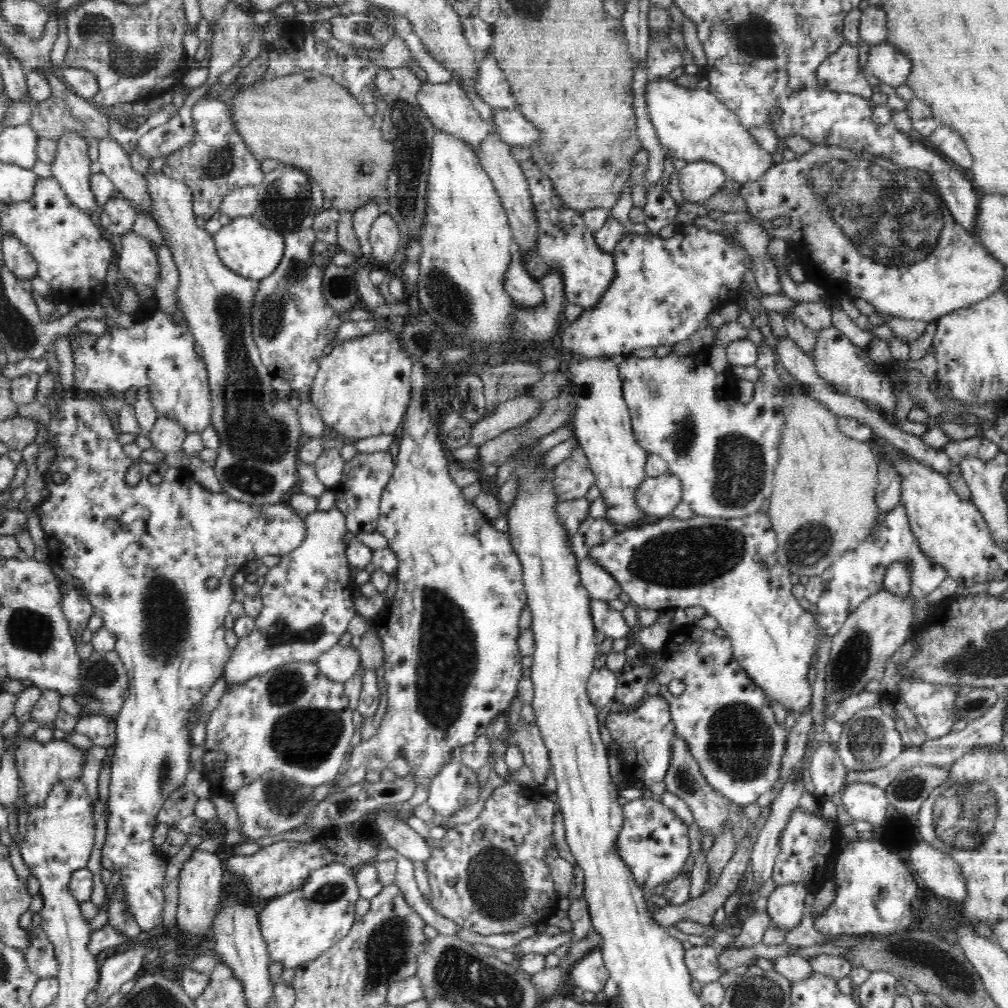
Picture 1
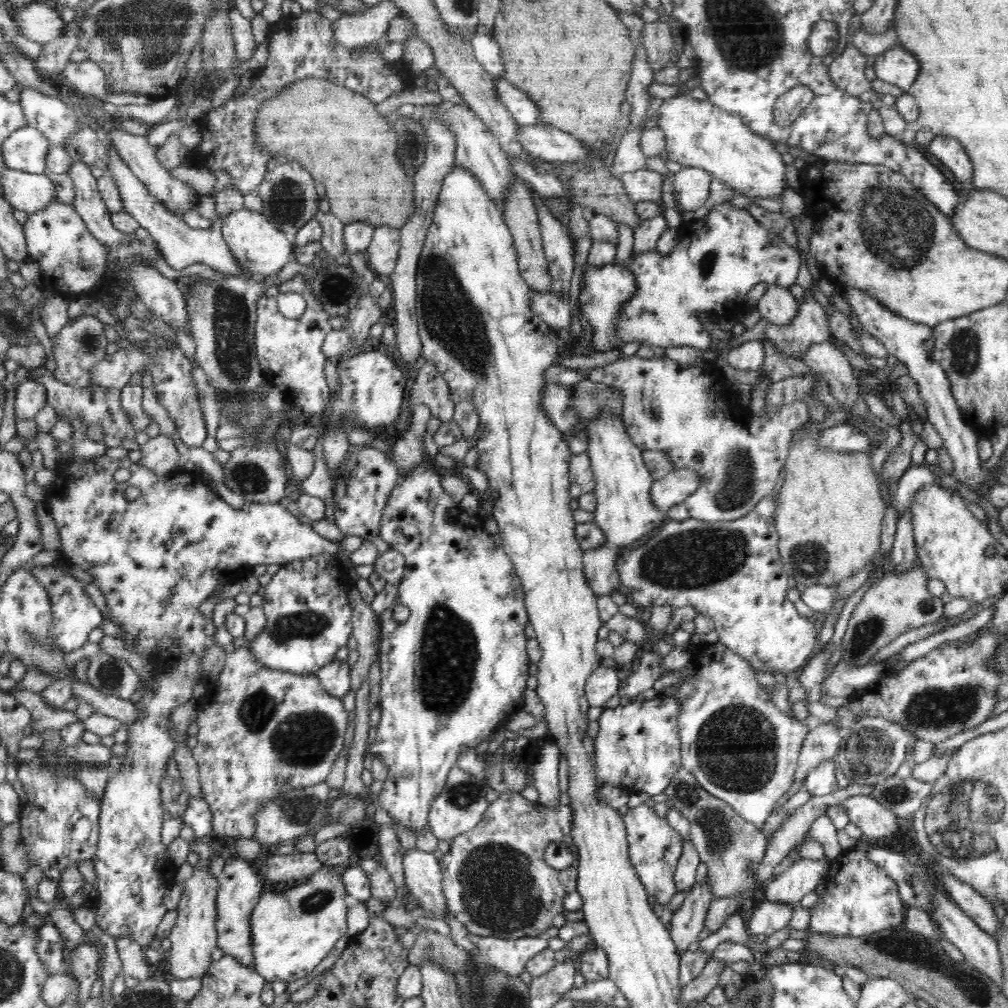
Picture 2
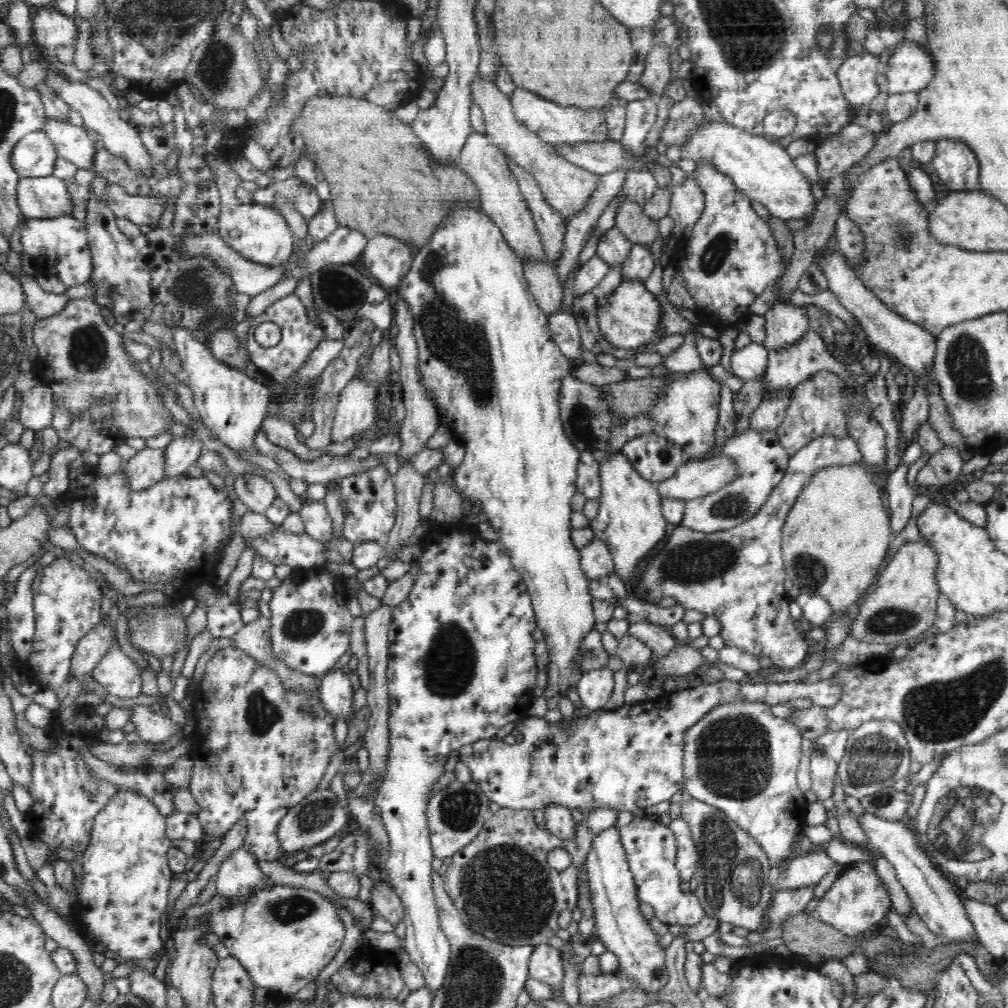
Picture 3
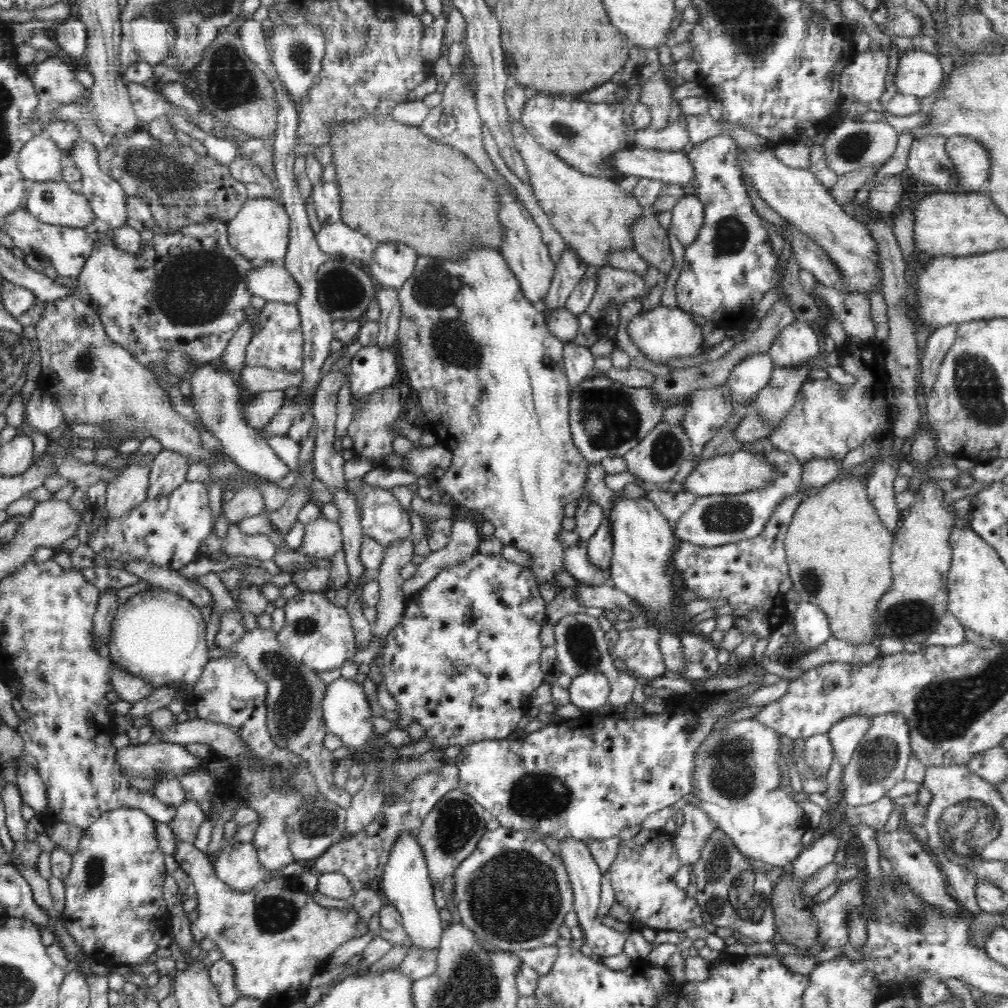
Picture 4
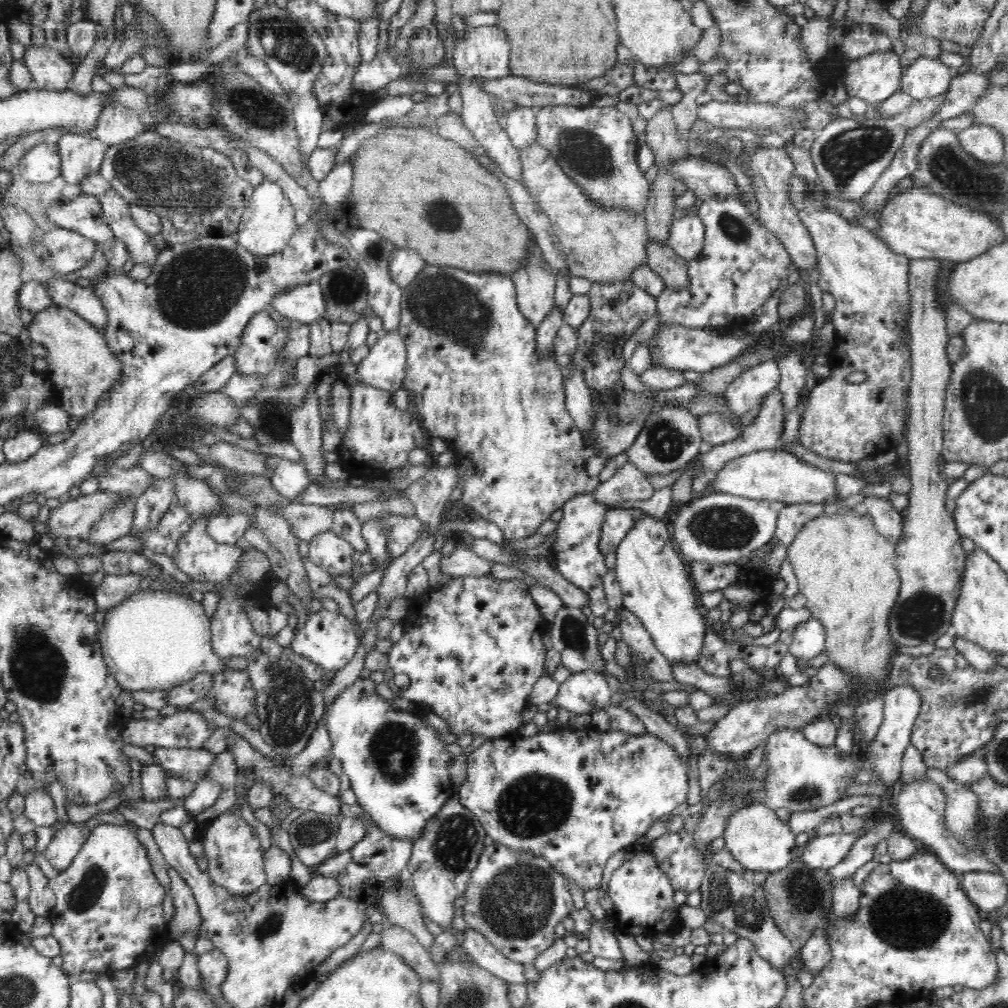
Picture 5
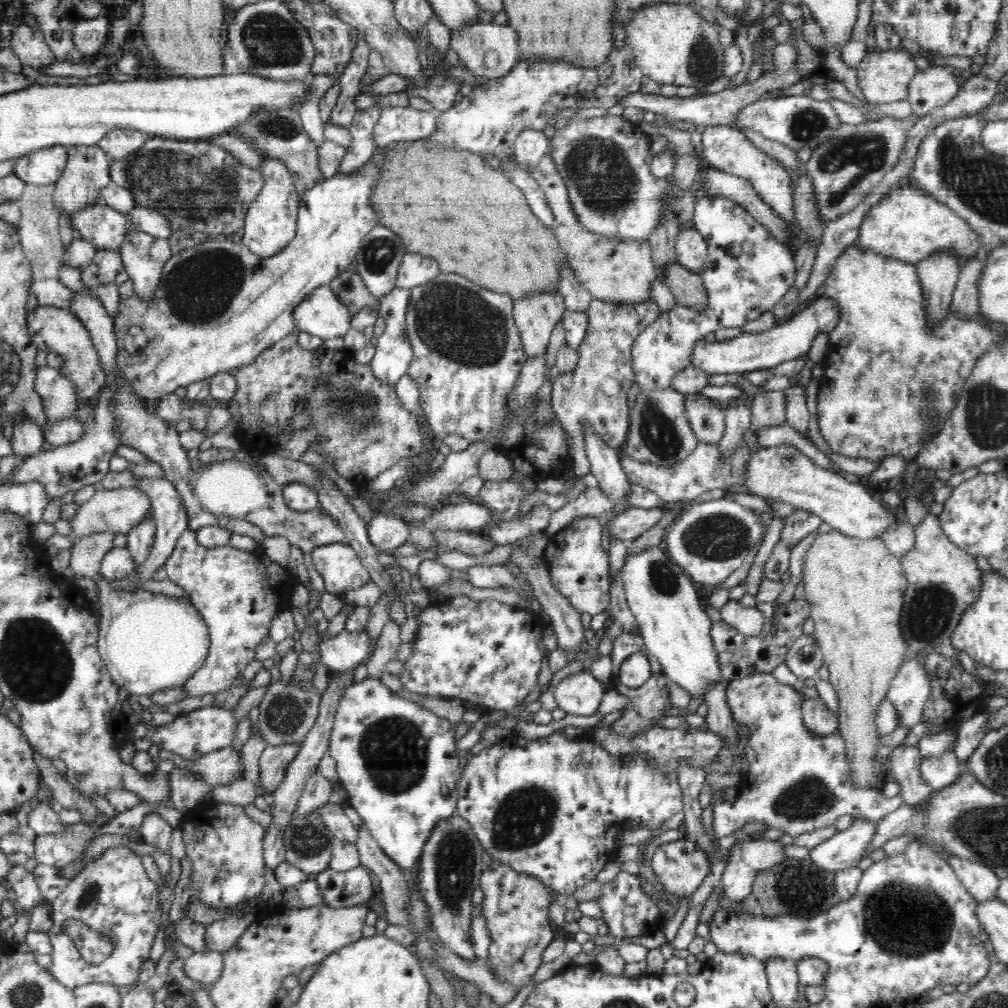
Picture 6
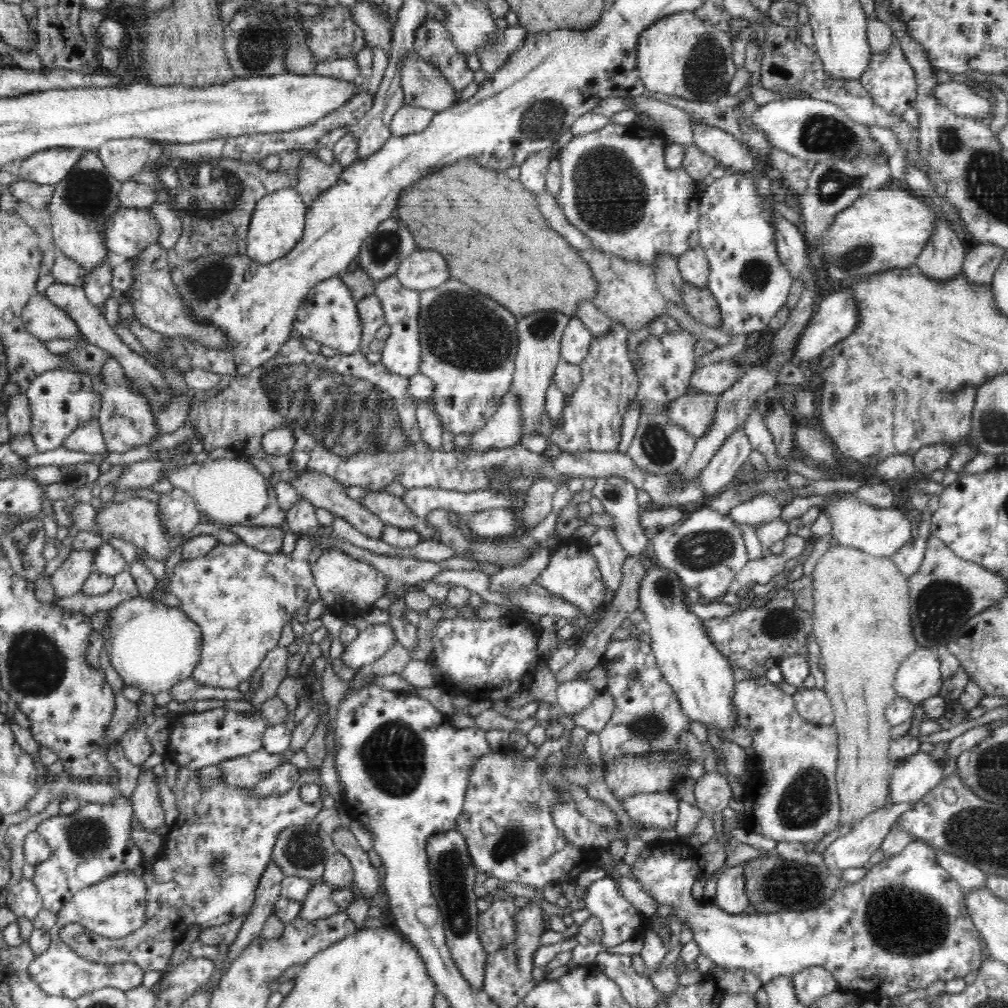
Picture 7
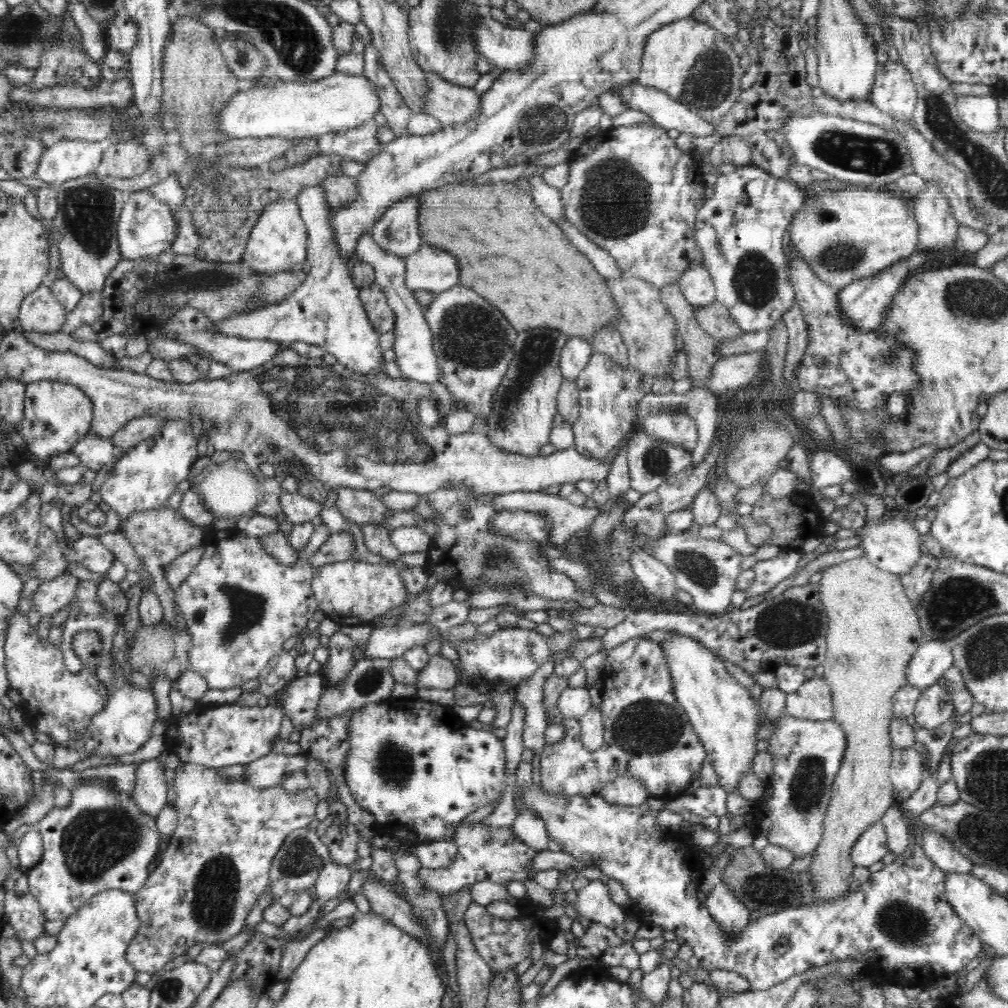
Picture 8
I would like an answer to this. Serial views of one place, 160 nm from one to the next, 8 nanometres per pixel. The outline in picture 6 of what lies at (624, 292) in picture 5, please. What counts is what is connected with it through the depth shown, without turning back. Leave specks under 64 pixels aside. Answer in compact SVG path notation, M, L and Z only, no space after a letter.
M592 298L587 312L588 330L584 342L579 346L576 368L568 374L558 375L551 392L555 420L570 439L569 452L574 476L584 477L591 469L584 441L584 424L589 424L591 430L612 448L618 449L626 440L630 422L626 397L635 382L631 350L637 336L656 322L661 311L652 299L636 304L616 304Z

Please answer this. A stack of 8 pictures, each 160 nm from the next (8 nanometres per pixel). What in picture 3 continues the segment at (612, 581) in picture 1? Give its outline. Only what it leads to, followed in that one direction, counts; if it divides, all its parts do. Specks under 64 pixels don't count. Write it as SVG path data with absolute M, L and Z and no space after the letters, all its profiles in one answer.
M594 539L580 551L581 569L585 576L597 580L612 574L615 564L609 547L598 539Z

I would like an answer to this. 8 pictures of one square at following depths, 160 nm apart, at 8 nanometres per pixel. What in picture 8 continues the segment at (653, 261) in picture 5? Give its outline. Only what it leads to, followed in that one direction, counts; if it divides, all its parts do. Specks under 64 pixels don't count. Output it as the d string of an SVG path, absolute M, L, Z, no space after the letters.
M717 300L710 306L694 308L694 316L699 325L716 341L726 342L742 336L744 332L731 319L729 310L722 306Z

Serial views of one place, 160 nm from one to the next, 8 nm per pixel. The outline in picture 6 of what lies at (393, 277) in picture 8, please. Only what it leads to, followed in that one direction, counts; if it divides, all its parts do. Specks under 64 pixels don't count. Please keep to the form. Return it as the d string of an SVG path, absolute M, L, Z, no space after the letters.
M394 287L389 290L388 294L381 296L378 300L377 310L379 316L382 316L385 320L386 326L384 334L377 337L375 354L369 365L372 367L372 373L379 381L391 385L395 385L403 376L408 374L408 366L414 358L412 345L410 345L406 334L406 312L408 312L408 304L410 304L410 292L411 289Z

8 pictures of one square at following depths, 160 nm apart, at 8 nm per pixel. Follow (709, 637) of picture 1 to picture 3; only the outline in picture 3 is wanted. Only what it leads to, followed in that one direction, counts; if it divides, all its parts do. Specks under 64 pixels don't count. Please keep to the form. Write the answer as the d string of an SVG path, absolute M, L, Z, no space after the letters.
M766 702L721 703L686 730L683 751L684 792L720 809L742 830L756 839L773 864L787 860L794 852L792 842L805 828L806 805L810 799L796 784L802 752L802 733L787 719L776 717Z

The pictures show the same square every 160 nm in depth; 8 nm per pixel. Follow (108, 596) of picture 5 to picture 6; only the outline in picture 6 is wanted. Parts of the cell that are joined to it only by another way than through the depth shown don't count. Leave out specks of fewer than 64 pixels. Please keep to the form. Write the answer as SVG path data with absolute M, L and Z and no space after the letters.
M140 478L136 479L137 488L139 492L146 494L151 501L151 512L154 517L154 527L156 527L156 534L154 534L154 542L148 554L148 558L142 562L142 566L135 570L136 575L140 581L147 581L153 578L153 574L160 568L165 566L166 560L172 554L176 546L176 542L180 536L189 529L188 513L183 506L182 498L178 495L177 489L166 479L156 478Z

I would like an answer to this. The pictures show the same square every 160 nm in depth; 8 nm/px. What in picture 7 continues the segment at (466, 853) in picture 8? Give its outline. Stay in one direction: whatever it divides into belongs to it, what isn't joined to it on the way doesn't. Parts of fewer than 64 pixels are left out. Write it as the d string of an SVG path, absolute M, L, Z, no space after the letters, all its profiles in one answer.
M506 749L491 750L488 755L476 758L470 770L462 812L456 820L455 828L464 835L477 872L486 872L488 877L494 876L506 882L520 882L526 886L542 888L549 882L560 884L574 881L582 872L600 868L598 862L604 849L577 849L563 839L554 826L550 806L556 802L563 803L556 782L548 781L542 774L538 774L537 762L533 757L526 758L522 752L515 751L513 758L509 758L506 753Z

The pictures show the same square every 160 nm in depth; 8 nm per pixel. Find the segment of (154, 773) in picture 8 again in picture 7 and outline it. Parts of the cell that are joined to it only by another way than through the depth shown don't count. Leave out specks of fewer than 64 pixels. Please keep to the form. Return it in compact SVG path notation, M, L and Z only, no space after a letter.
M143 770L131 795L134 816L138 818L144 830L152 833L156 828L165 825L165 812L158 797L155 777L152 770Z

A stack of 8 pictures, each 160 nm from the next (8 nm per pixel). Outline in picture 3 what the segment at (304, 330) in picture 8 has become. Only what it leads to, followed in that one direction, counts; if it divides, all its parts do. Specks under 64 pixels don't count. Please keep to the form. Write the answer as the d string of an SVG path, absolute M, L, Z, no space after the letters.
M206 232L206 234L184 234L180 236L180 253L182 255L206 255L215 263L218 264L234 281L234 286L237 292L242 294L257 295L264 290L272 288L284 278L284 265L280 266L266 266L258 264L254 261L243 258L240 253L236 252L228 243L223 241L223 238L216 232Z

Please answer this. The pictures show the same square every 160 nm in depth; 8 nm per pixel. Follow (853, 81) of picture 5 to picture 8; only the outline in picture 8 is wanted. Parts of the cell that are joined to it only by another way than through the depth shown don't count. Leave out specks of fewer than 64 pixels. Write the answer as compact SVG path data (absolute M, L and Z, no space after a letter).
M899 61L879 66L870 100L892 120L908 123L917 104L917 88L910 71Z

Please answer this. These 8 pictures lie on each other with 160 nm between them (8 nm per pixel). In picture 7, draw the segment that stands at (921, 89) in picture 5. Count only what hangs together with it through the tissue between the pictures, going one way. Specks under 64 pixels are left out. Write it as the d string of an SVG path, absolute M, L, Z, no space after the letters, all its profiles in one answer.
M953 79L934 88L934 97L957 116L988 121L993 102L985 93Z

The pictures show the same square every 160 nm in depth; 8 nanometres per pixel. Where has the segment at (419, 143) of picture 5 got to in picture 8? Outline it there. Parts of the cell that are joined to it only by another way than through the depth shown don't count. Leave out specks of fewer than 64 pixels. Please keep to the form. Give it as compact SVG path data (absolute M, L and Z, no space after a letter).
M466 178L460 184L454 184L452 182L452 186L446 184L440 186L440 188L424 190L419 195L420 214L418 214L418 224L420 225L422 243L436 247L437 249L444 248L444 250L450 250L458 258L460 272L462 272L462 278L460 278L460 284L462 286L476 290L480 296L484 296L488 302L492 302L492 306L496 306L506 316L508 322L514 327L516 332L520 332L520 330L534 330L534 328L540 328L542 326L542 328L560 330L568 338L584 338L584 340L590 342L596 330L602 330L608 324L615 326L616 320L620 318L620 311L618 311L616 303L612 299L610 289L606 285L606 279L595 270L590 259L585 254L582 254L576 245L568 242L568 238L564 236L564 232L556 226L556 223L552 224L552 221L542 214L542 211L535 205L531 195L526 194L515 181L504 180L496 183L496 186L482 186L482 188L468 186L468 182L472 182L472 180Z

